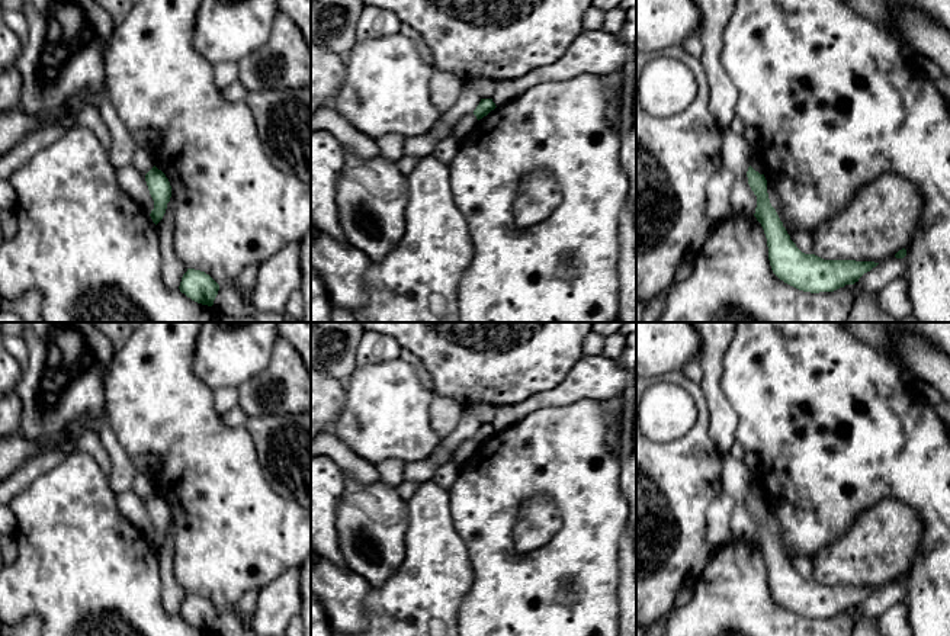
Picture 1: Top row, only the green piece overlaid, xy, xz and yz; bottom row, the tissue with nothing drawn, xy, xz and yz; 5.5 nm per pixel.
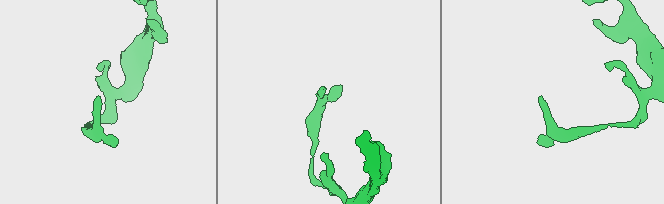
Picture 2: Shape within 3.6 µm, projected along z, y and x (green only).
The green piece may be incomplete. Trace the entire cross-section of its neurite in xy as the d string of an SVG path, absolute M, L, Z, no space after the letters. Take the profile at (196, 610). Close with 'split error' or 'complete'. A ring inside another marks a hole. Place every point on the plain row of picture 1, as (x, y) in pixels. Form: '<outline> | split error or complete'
M187 594L182 603L179 614L192 626L212 632L218 620L219 610L205 597Z | complete

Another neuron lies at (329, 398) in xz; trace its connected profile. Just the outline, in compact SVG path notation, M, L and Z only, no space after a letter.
M311 364L311 440L331 430L344 411L347 391L343 383Z

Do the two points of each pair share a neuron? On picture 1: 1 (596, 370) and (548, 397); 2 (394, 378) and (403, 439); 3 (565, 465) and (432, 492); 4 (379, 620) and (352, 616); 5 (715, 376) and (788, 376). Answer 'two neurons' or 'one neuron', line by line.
1: one neuron
2: one neuron
3: two neurons
4: two neurons
5: two neurons

